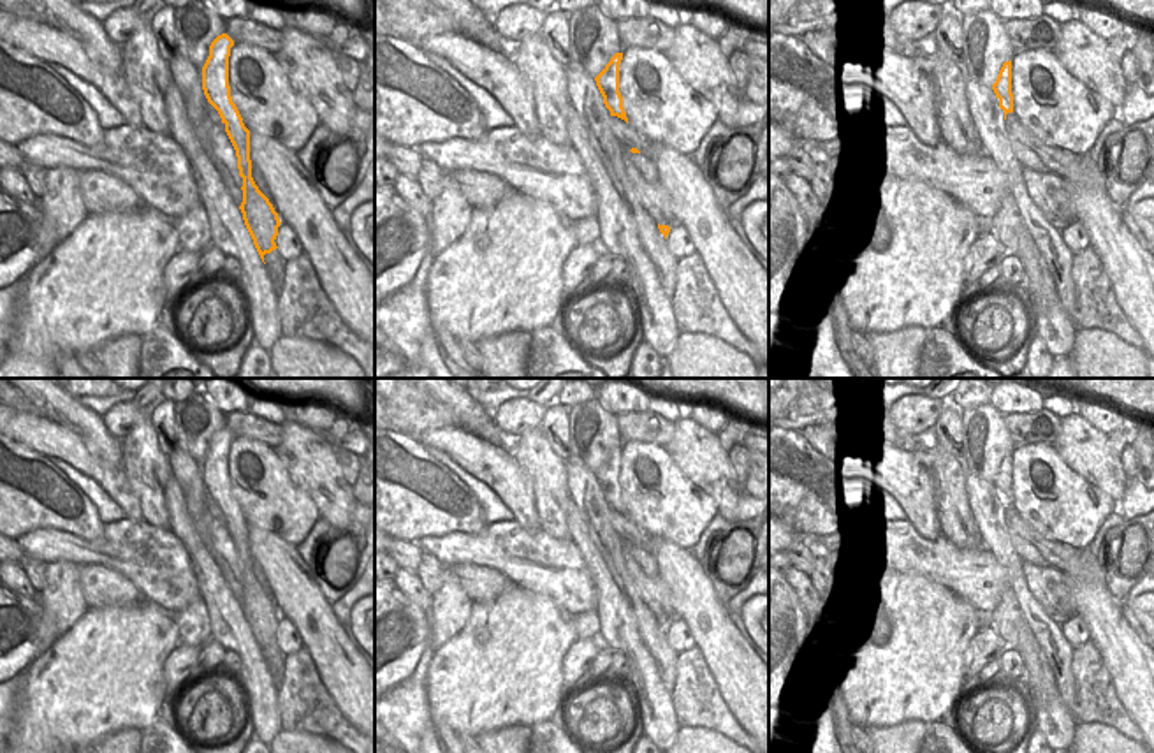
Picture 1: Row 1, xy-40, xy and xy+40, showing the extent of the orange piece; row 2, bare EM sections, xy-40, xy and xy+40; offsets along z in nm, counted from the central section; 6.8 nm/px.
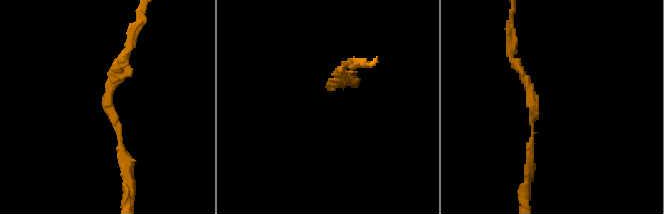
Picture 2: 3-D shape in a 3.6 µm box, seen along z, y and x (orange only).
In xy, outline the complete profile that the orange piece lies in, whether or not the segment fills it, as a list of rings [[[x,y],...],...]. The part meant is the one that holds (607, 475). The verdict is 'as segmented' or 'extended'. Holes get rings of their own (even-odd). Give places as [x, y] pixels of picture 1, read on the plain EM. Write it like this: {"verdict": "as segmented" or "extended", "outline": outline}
{"verdict": "as segmented", "outline": [[[616,447],[605,463],[595,472],[596,480],[603,491],[605,501],[610,505],[610,510],[617,510],[628,517],[623,491],[619,487],[619,457],[623,454],[623,447]]]}

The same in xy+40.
{"verdict": "as segmented", "outline": [[[1012,454],[1003,457],[996,477],[992,479],[992,484],[999,493],[999,501],[1004,505],[1006,514],[1006,508],[1013,507]]]}

